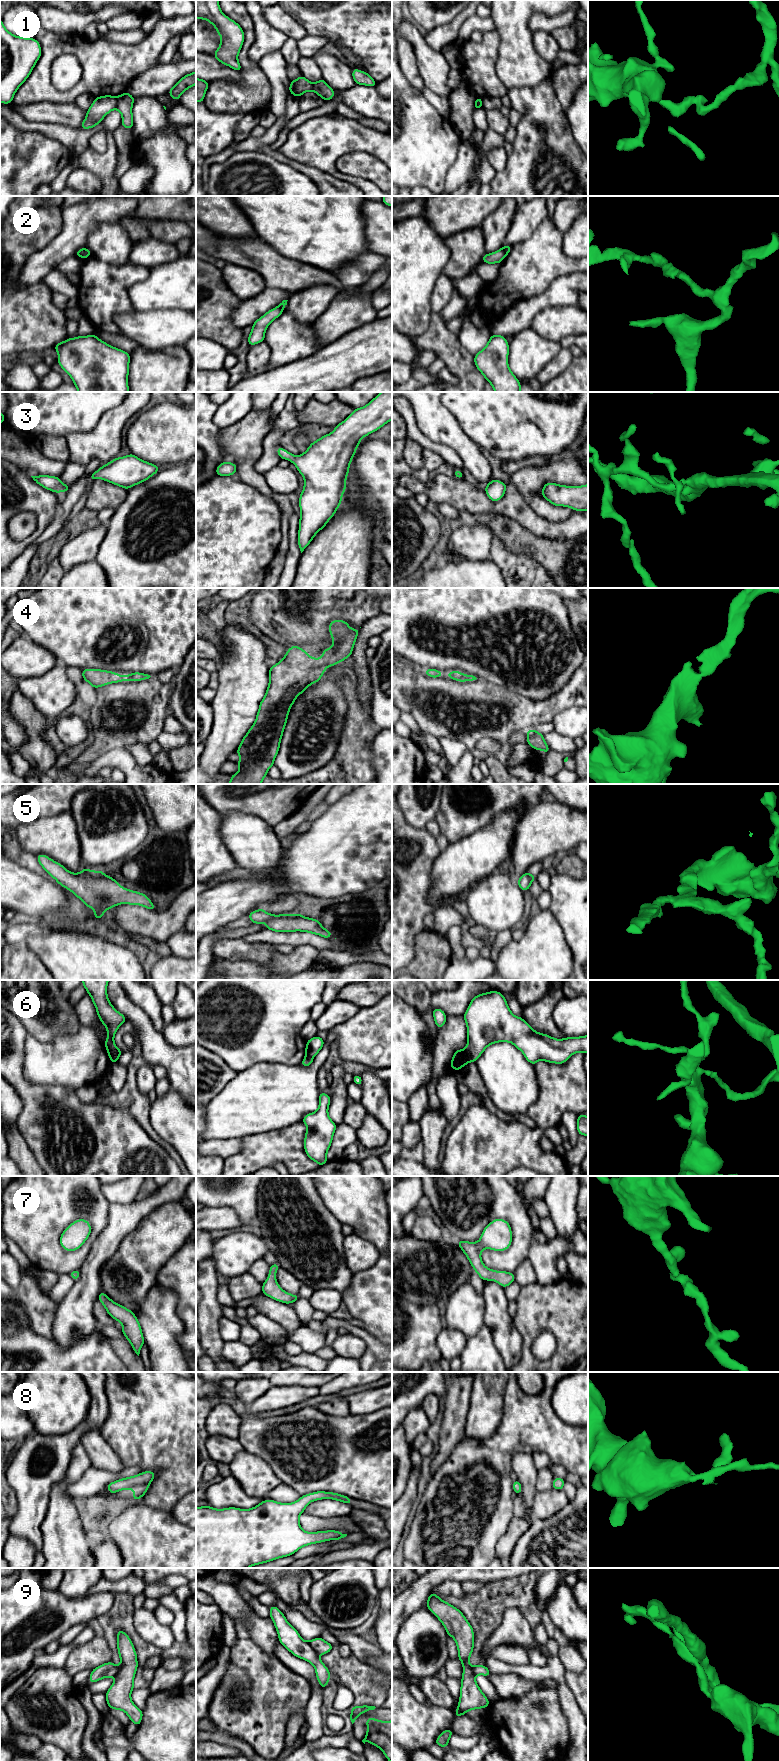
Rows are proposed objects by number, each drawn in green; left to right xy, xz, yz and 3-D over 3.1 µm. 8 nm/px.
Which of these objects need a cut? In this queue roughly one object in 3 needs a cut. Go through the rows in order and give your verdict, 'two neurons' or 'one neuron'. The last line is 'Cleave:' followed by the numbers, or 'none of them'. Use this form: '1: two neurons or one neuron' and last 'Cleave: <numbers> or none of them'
1: two neurons
2: two neurons
3: one neuron
4: one neuron
5: one neuron
6: two neurons
7: one neuron
8: one neuron
9: two neurons
Cleave: 1, 2, 6, 9

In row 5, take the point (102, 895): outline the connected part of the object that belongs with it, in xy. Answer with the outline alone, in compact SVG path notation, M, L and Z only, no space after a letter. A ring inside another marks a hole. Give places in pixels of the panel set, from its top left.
M44 854L36 856L42 868L59 885L81 899L86 907L94 909L94 916L100 920L105 910L120 904L140 905L155 911L155 905L143 893L123 888L117 880L105 875L102 870L83 868L80 873L68 871L62 864Z

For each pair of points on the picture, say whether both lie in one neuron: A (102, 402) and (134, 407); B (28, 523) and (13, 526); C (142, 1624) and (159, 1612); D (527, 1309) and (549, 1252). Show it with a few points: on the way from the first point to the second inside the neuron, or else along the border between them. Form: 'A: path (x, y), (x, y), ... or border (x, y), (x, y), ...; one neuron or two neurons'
A: border (122, 402), (107, 410), (99, 418); two neurons
B: path (24, 523), (17, 526); one neuron
C: border (152, 1612), (161, 1623), (169, 1626); two neurons
D: border (560, 1278), (544, 1285), (536, 1283); two neurons

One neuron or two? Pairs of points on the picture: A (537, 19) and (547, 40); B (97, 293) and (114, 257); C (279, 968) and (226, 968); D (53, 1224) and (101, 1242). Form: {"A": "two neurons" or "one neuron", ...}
{"A": "two neurons", "B": "two neurons", "C": "one neuron", "D": "two neurons"}

